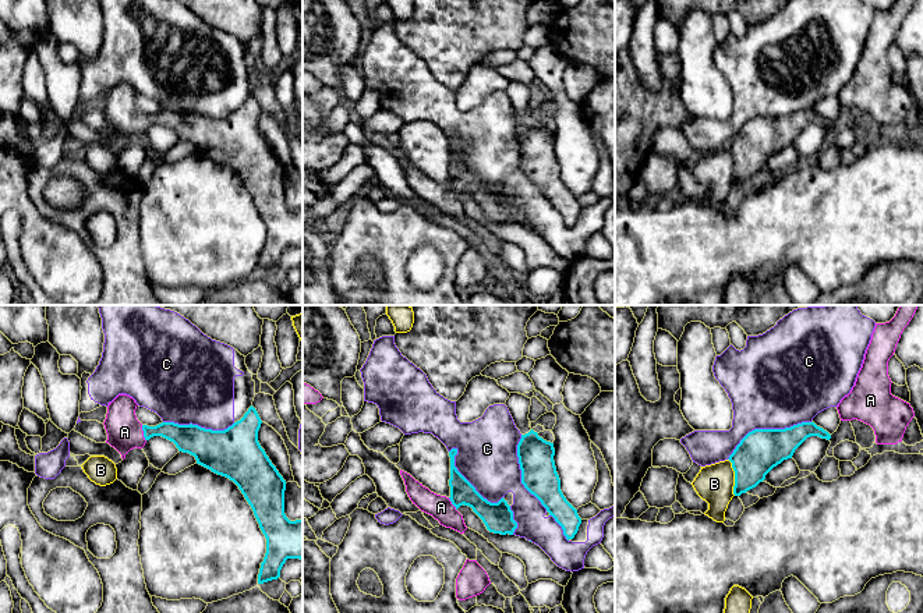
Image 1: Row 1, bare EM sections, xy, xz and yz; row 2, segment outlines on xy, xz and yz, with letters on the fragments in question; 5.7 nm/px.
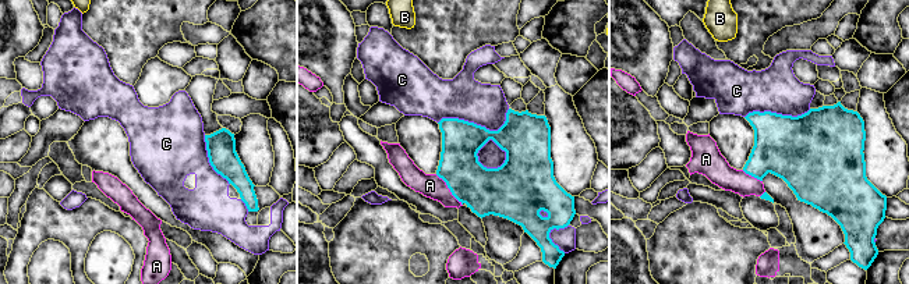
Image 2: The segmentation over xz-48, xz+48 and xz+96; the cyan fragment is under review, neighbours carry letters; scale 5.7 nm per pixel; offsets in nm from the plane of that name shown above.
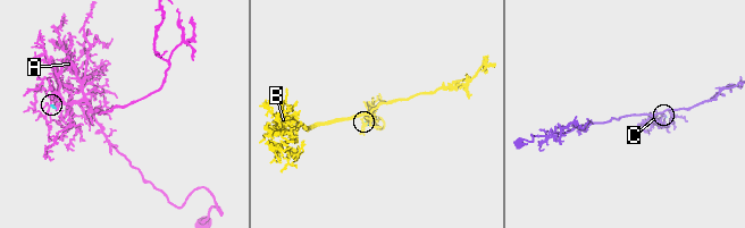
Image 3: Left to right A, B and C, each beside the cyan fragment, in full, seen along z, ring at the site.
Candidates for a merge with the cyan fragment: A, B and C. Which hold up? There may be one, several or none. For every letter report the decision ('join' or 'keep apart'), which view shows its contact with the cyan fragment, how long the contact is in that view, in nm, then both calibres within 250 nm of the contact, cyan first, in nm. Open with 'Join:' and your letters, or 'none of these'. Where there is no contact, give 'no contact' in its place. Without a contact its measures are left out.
Join: A
A: join | xy | 100 nm | 160/200 nm
B: keep apart | yz | 220 nm | 240/220 nm
C: keep apart | yz | 550 nm | 240/480 nm

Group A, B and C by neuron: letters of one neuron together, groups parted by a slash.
A / B / C

